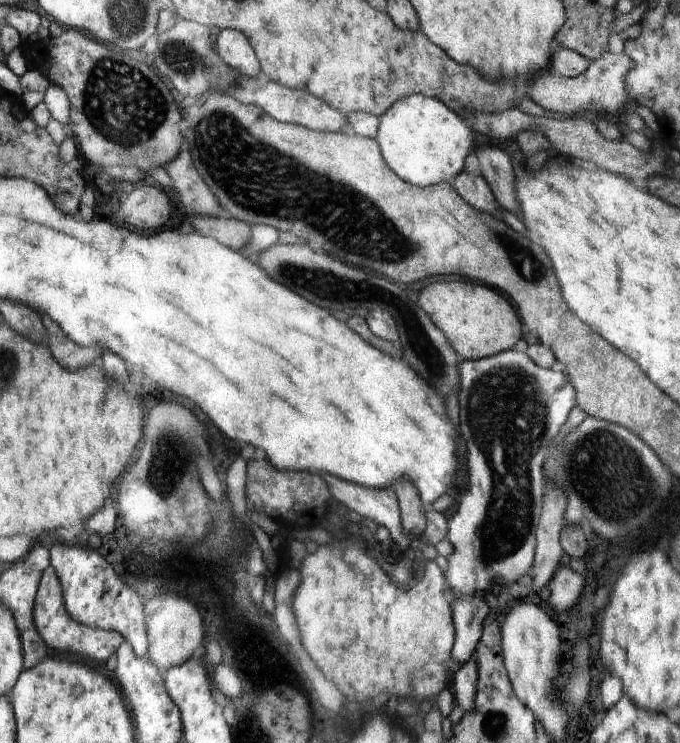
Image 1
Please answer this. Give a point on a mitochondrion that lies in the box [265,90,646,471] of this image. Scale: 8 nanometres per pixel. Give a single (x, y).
(338, 288)

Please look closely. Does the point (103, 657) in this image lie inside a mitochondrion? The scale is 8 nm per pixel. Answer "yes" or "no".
no

